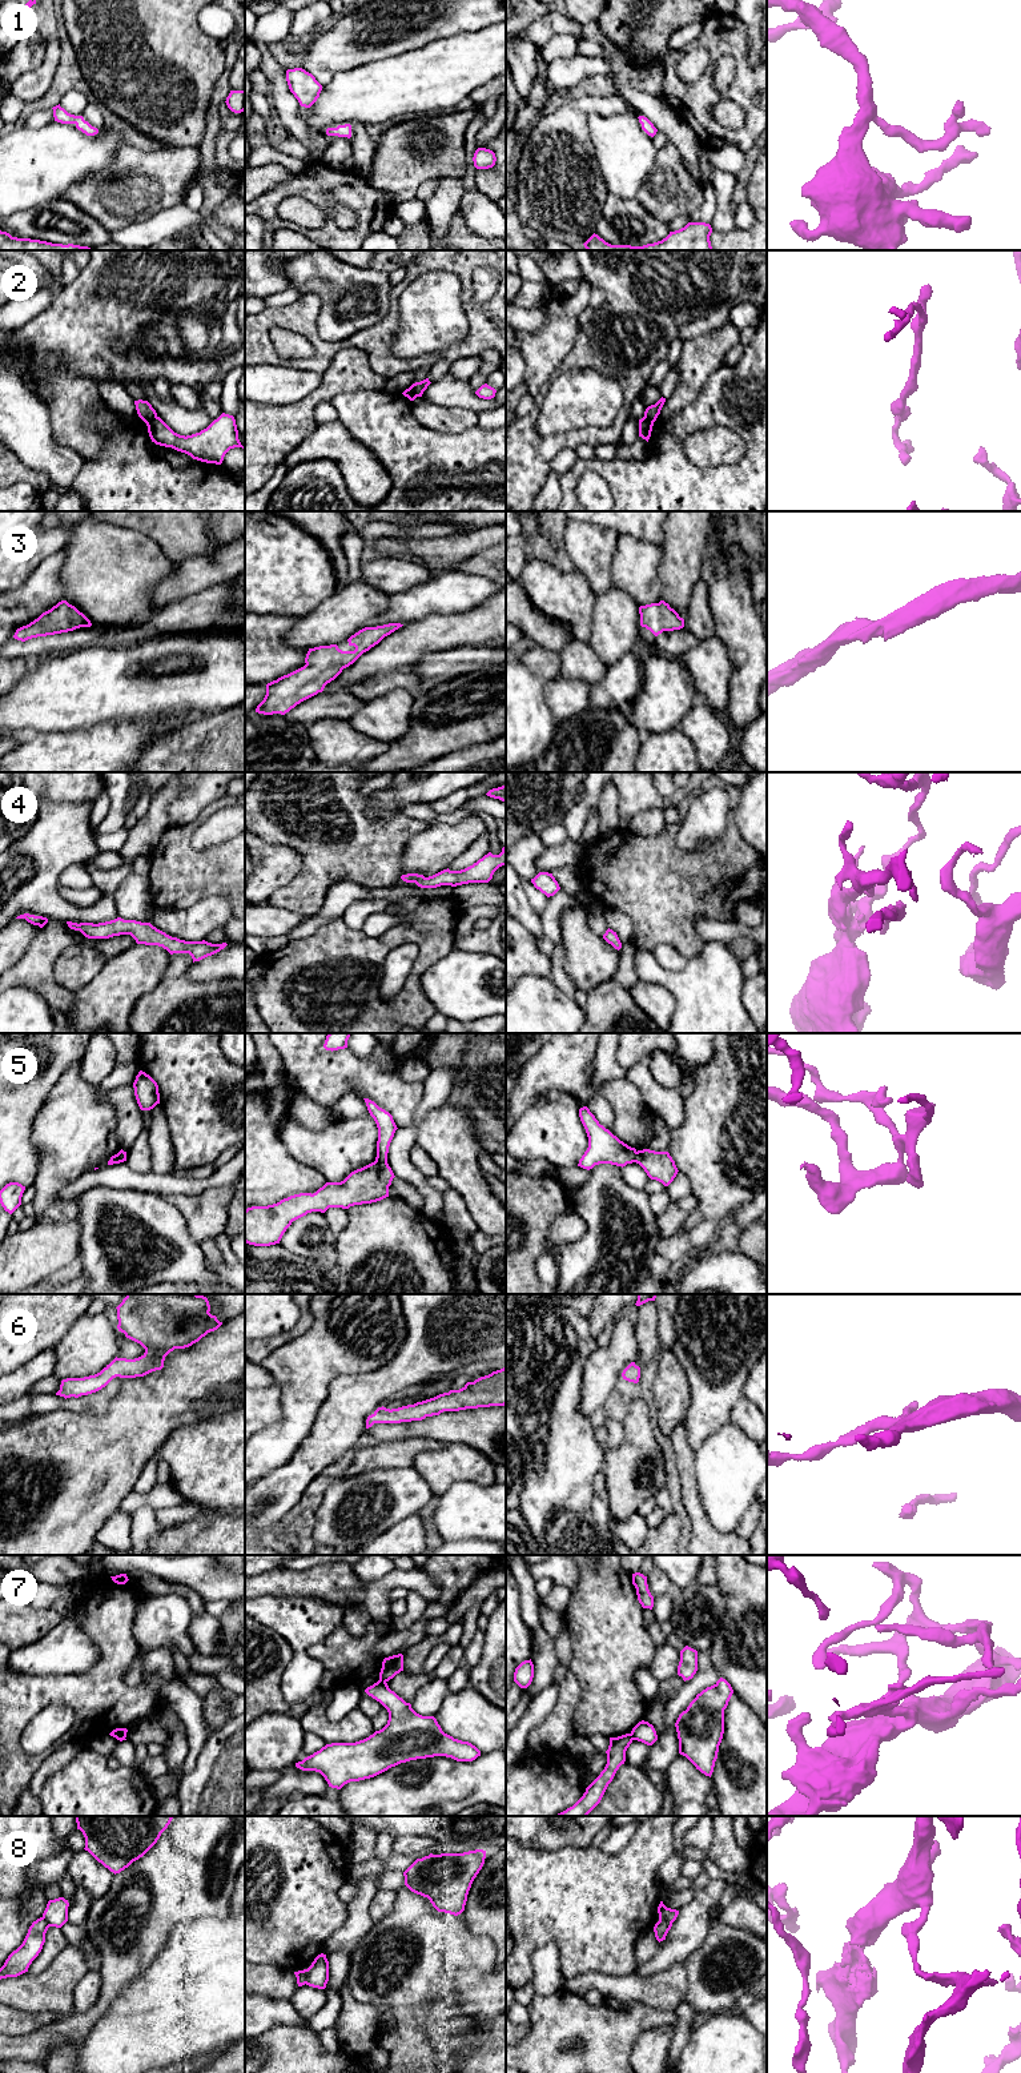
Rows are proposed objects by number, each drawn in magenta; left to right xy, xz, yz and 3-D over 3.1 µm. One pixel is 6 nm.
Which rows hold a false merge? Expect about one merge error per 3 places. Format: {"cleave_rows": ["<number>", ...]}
{"cleave_rows": ["2", "5", "7", "8"]}

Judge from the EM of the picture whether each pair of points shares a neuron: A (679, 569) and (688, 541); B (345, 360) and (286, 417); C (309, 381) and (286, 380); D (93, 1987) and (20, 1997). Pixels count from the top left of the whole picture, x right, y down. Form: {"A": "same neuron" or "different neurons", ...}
{"A": "same neuron", "B": "same neuron", "C": "same neuron", "D": "different neurons"}

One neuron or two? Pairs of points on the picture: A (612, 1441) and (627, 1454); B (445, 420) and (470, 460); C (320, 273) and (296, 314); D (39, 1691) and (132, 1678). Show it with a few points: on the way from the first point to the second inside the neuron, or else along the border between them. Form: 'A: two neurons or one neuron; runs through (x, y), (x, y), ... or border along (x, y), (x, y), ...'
A: two neurons; border along (623, 1422), (623, 1439), (605, 1453)
B: two neurons; border along (422, 425), (439, 433), (461, 433), (477, 426)
C: two neurons; border along (304, 293), (316, 293), (320, 298), (317, 324)
D: two neurons; border along (139, 1659), (139, 1680), (129, 1686)

